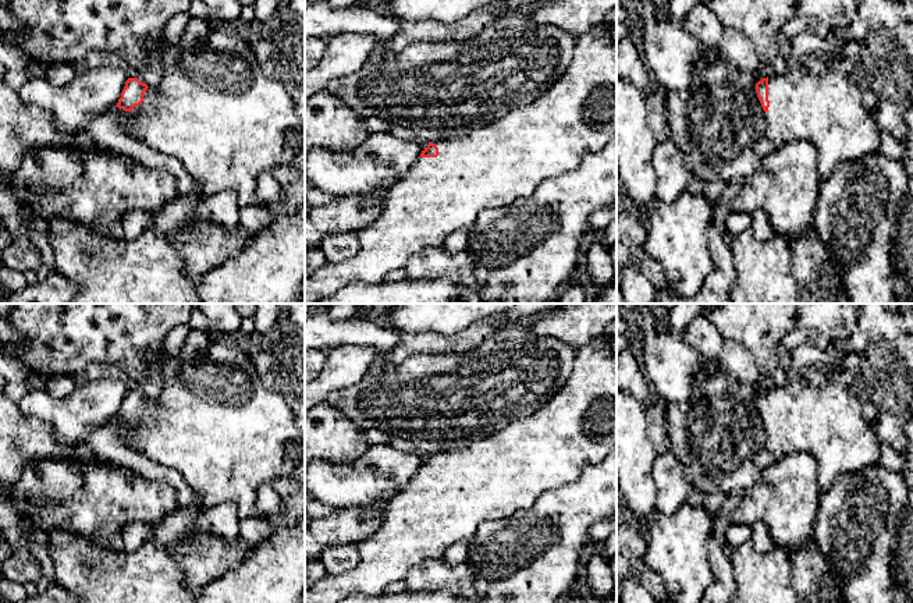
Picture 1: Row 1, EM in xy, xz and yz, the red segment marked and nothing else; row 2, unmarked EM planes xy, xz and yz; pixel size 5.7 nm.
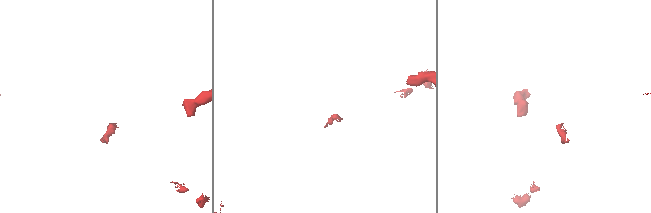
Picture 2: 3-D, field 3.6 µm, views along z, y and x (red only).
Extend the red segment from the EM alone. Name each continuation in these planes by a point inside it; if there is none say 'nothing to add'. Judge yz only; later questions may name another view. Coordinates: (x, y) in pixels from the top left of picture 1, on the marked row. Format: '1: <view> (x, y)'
1: yz (813, 99)

